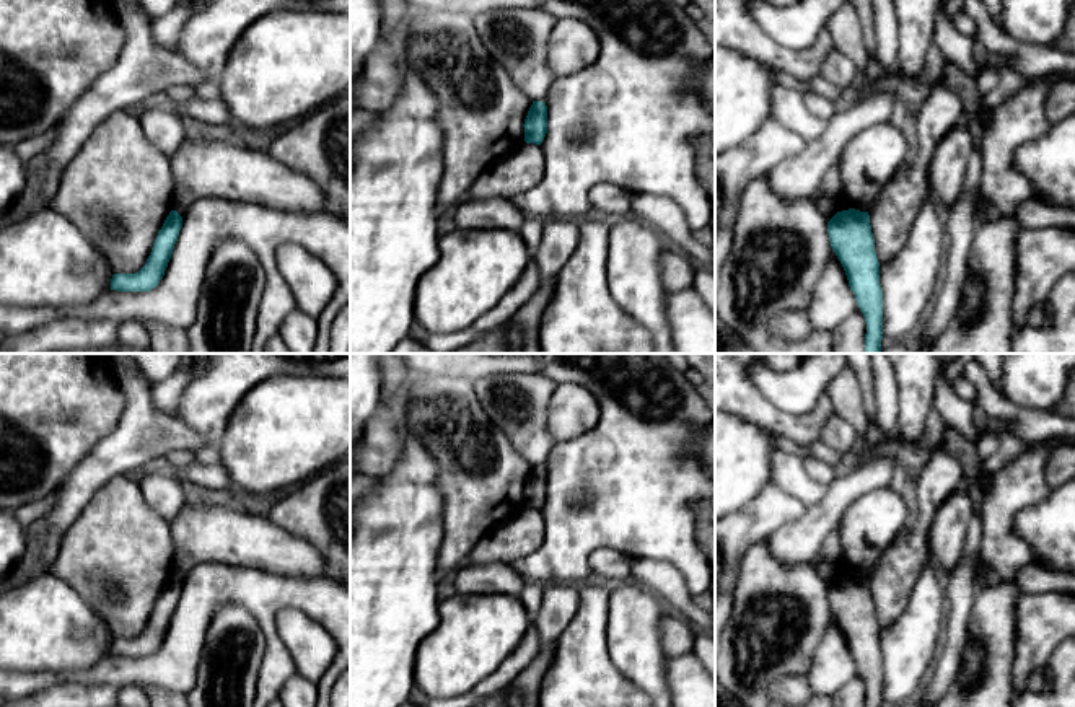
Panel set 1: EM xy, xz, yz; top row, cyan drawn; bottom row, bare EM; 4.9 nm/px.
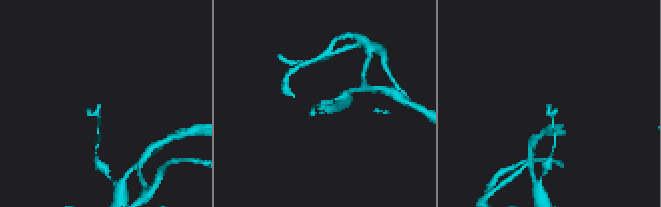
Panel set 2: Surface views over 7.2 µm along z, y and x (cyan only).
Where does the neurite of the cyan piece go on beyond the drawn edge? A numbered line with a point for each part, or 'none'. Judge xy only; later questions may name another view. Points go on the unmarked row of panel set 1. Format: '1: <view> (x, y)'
none

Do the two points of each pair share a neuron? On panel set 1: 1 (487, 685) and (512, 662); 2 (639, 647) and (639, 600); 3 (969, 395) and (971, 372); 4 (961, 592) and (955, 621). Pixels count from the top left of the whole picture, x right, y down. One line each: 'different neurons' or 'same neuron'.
1: same neuron
2: same neuron
3: different neurons
4: same neuron

